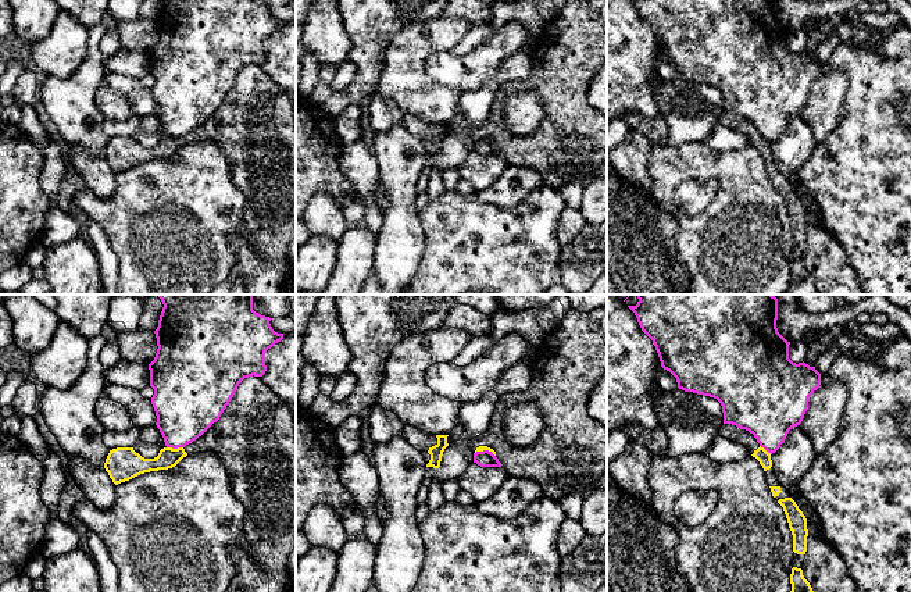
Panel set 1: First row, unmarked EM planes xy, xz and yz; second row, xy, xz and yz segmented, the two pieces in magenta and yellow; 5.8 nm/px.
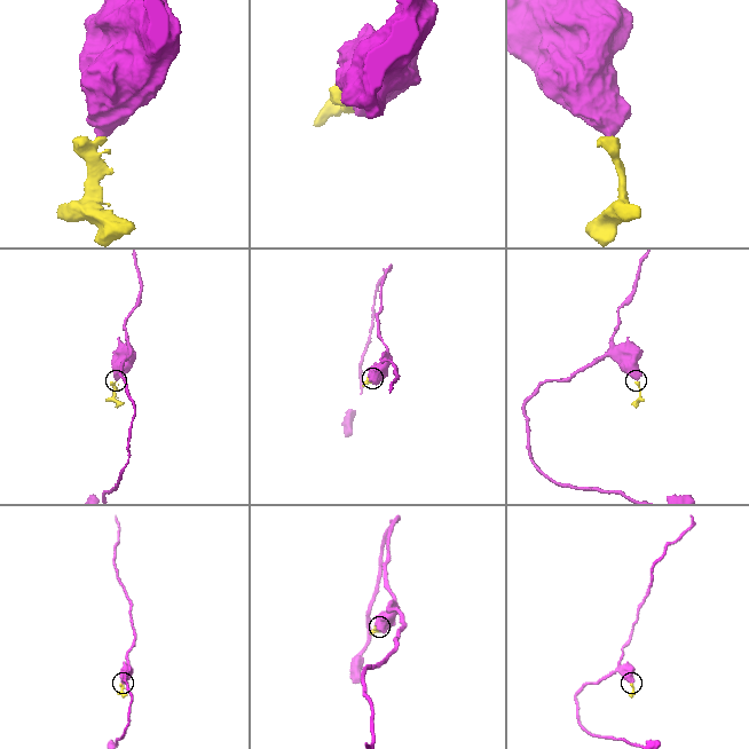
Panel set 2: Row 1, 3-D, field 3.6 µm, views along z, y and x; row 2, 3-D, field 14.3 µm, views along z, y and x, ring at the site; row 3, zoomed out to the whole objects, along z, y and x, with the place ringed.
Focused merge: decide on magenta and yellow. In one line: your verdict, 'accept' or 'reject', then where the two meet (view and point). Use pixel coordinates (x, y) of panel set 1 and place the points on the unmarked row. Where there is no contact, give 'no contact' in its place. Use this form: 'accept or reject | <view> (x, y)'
reject | xy (175, 136)

